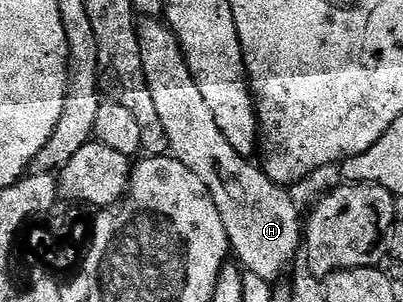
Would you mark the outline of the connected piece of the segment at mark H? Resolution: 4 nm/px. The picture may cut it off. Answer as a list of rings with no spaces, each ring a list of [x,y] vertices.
[[[145,18],[136,31],[142,48],[142,72],[146,72],[150,97],[166,128],[171,157],[186,164],[186,168],[206,184],[214,204],[218,204],[222,224],[226,224],[226,236],[235,261],[247,273],[275,283],[276,277],[302,250],[302,214],[300,218],[295,200],[285,187],[271,182],[255,161],[238,156],[238,152],[226,144],[226,136],[222,136],[214,115],[206,108],[206,100],[202,100],[202,92],[198,92],[198,84],[194,84],[180,39],[167,21]]]

